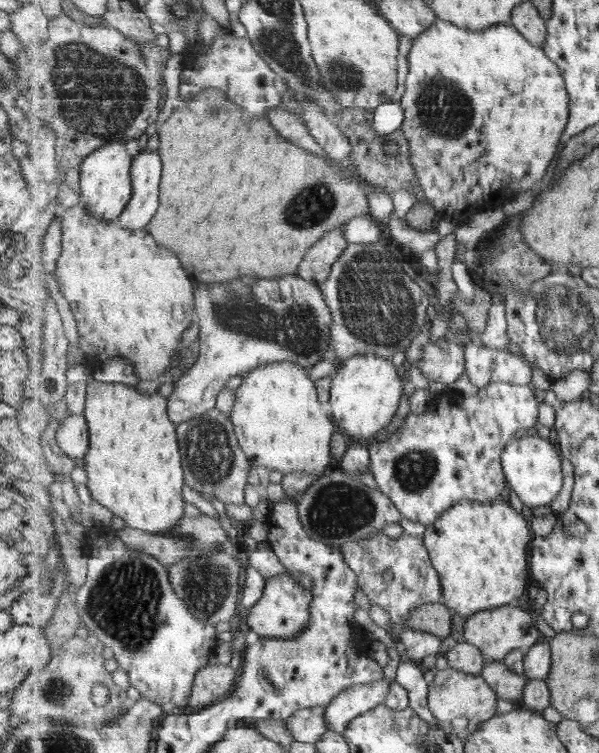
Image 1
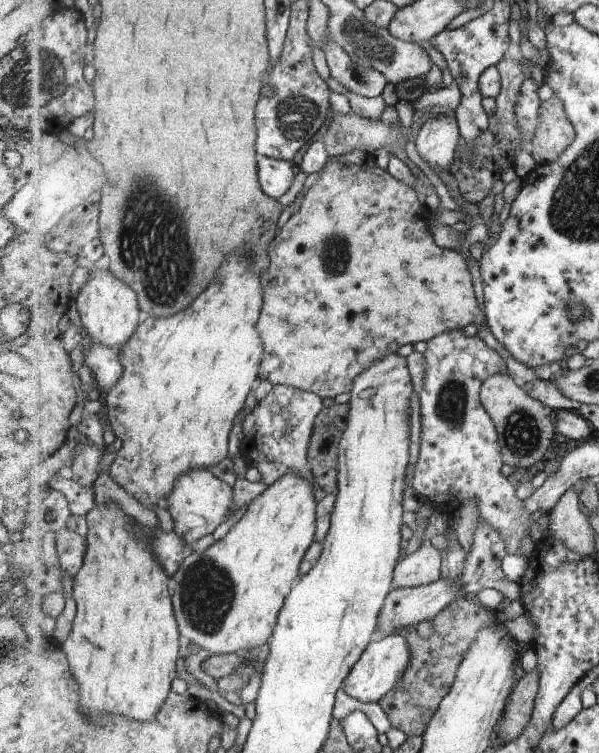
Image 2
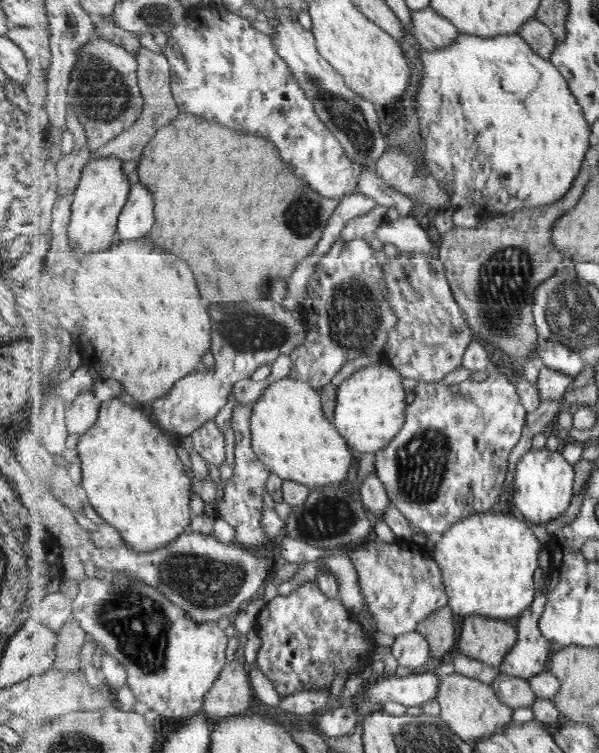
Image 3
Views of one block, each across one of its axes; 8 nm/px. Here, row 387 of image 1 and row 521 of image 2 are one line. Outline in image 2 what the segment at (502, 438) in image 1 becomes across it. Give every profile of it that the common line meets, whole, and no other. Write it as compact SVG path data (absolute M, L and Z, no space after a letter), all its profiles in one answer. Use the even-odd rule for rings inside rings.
M449 330L432 336L427 342L427 348L422 353L424 357L424 380L422 390L418 394L421 403L421 445L418 448L413 477L413 487L419 492L420 504L427 503L432 511L435 509L447 517L446 527L455 531L461 548L465 550L465 559L473 543L474 531L480 517L491 528L495 528L507 542L508 554L524 556L521 550L521 540L525 534L530 534L534 519L525 508L525 502L517 498L515 477L505 477L501 474L503 466L502 449L499 448L499 433L490 413L483 406L480 391L487 378L499 374L504 360L479 338L478 335L465 336L462 330ZM436 494L454 496L459 502L458 509L448 516L446 504L448 497L442 502L431 501Z

